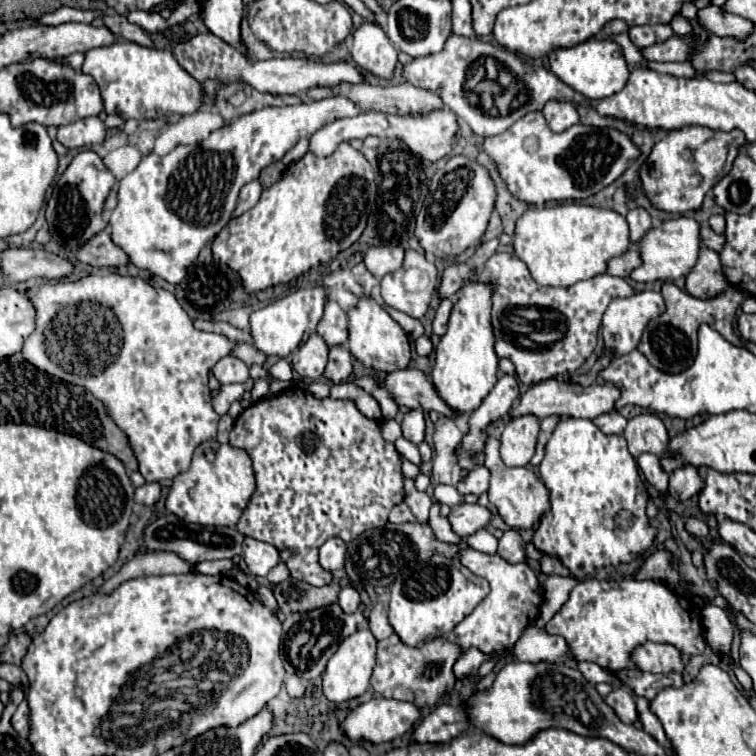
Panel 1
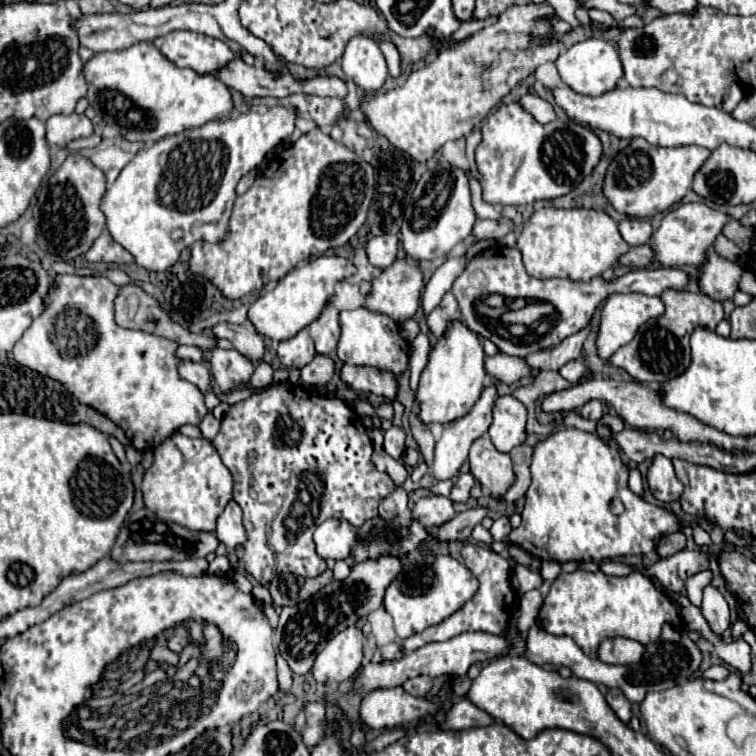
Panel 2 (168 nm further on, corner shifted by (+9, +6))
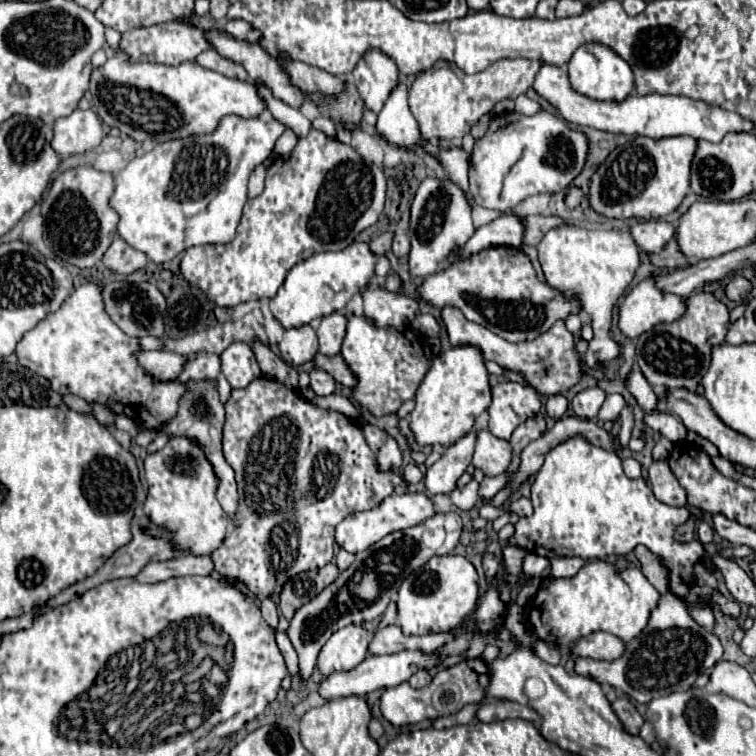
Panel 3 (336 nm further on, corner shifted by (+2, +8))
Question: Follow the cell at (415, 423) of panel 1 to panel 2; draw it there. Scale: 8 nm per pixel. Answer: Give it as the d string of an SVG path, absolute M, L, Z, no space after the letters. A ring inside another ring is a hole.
M392 426L392 428L388 428L388 430L384 432L384 450L386 450L392 458L396 458L396 460L400 460L402 454L404 454L404 448L406 448L404 442L406 442L406 432L404 432L404 428Z

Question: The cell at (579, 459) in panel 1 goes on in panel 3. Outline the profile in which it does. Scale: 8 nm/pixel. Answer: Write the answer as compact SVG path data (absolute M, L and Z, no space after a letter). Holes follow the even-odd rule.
M569 438L567 442L555 446L551 452L547 452L545 464L535 474L535 480L531 484L531 502L533 502L533 516L519 518L519 522L515 524L515 534L509 540L511 546L519 546L527 552L535 552L539 556L543 554L547 558L579 556L583 560L591 560L591 558L605 560L607 556L629 554L637 544L643 544L669 570L669 576L671 576L669 590L677 598L681 598L689 604L717 606L723 614L727 614L731 618L737 618L741 614L739 604L731 598L725 598L719 592L715 570L711 570L707 566L707 560L703 560L707 554L705 554L705 548L701 546L701 542L685 544L685 542L675 540L675 528L689 520L689 510L667 506L667 504L659 502L643 478L627 478L623 472L623 466L621 466L621 458L615 452L597 448L597 446L589 444L585 438Z

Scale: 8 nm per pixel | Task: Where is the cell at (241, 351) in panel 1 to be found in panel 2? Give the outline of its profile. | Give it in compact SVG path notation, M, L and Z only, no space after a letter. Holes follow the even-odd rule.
M128 284L128 286L122 286L120 290L120 296L116 298L116 324L118 326L124 326L124 328L136 328L136 330L144 330L144 332L150 332L150 334L158 334L158 336L164 336L164 338L172 338L180 344L188 344L188 346L198 346L202 350L212 350L216 348L216 338L214 336L206 336L206 334L198 334L198 332L190 332L188 328L182 328L180 324L172 322L168 318L168 314L160 308L160 304L148 296L142 288L134 286L134 284Z

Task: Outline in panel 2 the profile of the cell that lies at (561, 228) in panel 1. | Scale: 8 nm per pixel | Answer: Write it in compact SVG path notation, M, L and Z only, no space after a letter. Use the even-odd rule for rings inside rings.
M540 208L522 226L516 248L522 252L526 272L534 278L590 280L618 262L630 250L616 222L602 210Z

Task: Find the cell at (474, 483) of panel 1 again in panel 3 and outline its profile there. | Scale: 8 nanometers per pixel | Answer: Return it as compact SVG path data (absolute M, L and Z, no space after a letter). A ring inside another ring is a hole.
M471 480L465 488L455 488L455 490L449 494L449 498L451 498L451 502L453 502L459 510L471 510L471 508L477 504L477 500L479 500L477 488L479 488L479 484L477 484L475 480Z

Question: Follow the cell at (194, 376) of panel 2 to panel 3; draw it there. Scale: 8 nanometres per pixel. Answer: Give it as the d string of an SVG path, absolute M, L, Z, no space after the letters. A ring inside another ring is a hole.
M141 350L141 352L137 352L137 362L141 364L141 368L145 368L145 372L149 372L149 376L167 382L167 380L177 378L177 374L183 370L183 364L187 362L187 358L183 358L175 352Z

